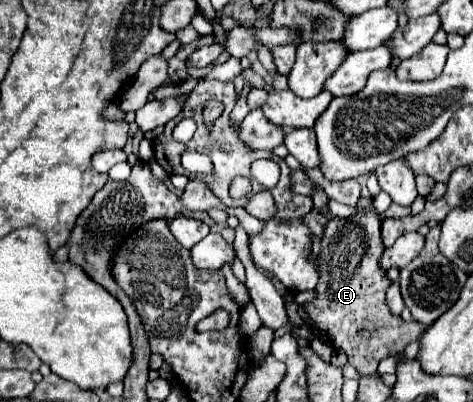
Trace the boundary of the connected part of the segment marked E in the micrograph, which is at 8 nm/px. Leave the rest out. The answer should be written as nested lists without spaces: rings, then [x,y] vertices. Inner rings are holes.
[[[360,198],[360,208],[364,206],[370,208],[350,220],[332,218],[328,222],[322,238],[322,274],[316,286],[316,298],[310,304],[304,304],[304,310],[316,318],[320,324],[318,330],[328,338],[328,342],[344,348],[348,362],[362,376],[374,376],[380,360],[400,354],[410,342],[418,340],[426,328],[416,320],[404,322],[388,310],[386,288],[390,286],[390,280],[378,266],[380,254],[384,252],[380,218],[374,214],[370,198]]]

